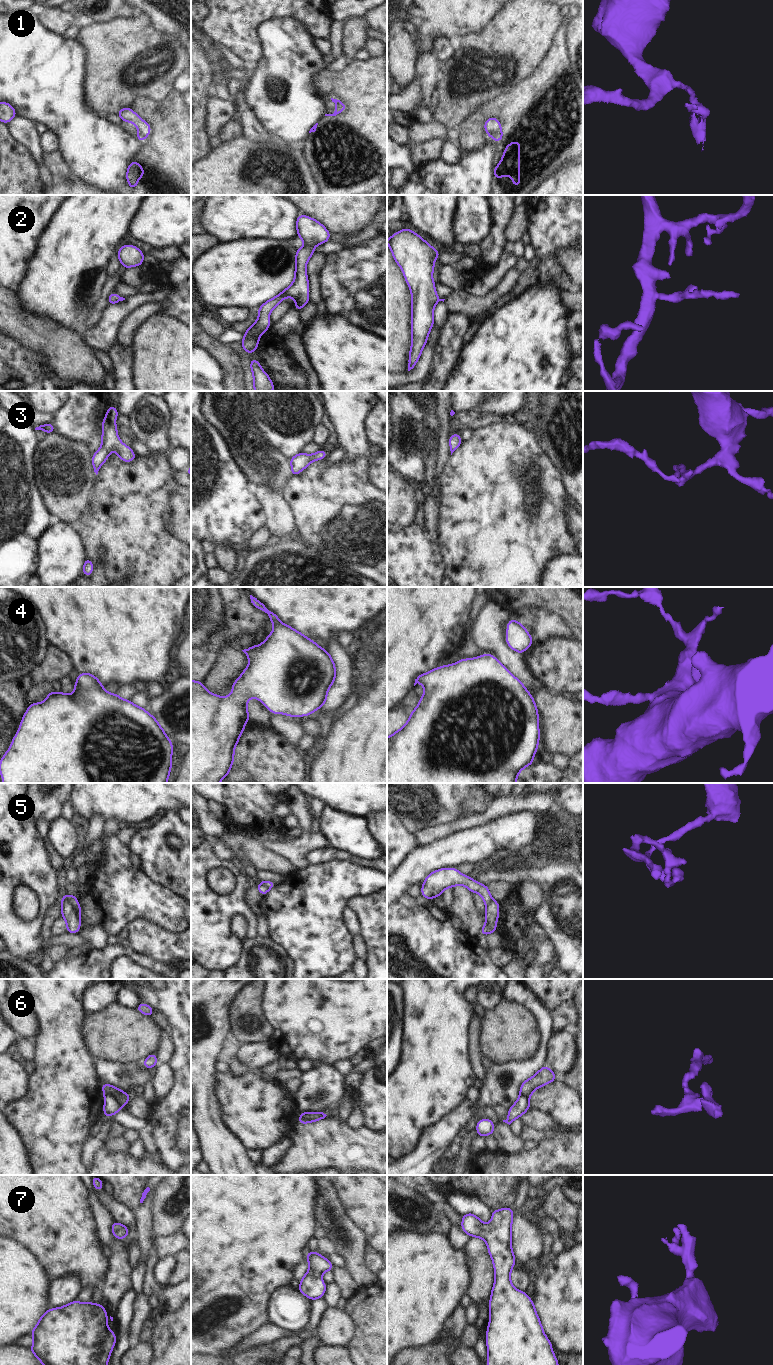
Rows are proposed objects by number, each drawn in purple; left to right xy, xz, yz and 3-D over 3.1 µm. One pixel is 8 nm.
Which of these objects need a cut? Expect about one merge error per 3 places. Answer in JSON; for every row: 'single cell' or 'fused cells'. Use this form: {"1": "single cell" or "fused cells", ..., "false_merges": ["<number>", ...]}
{"1": "fused cells", "2": "single cell", "3": "single cell", "4": "single cell", "5": "fused cells", "6": "fused cells", "7": "single cell", "false_merges": ["1", "5", "6"]}

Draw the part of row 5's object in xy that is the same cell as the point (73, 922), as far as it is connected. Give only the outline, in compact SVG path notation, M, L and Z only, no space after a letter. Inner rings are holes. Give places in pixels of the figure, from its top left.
M61 900L61 916L66 920L67 932L75 934L79 932L81 920L73 907L65 900Z

